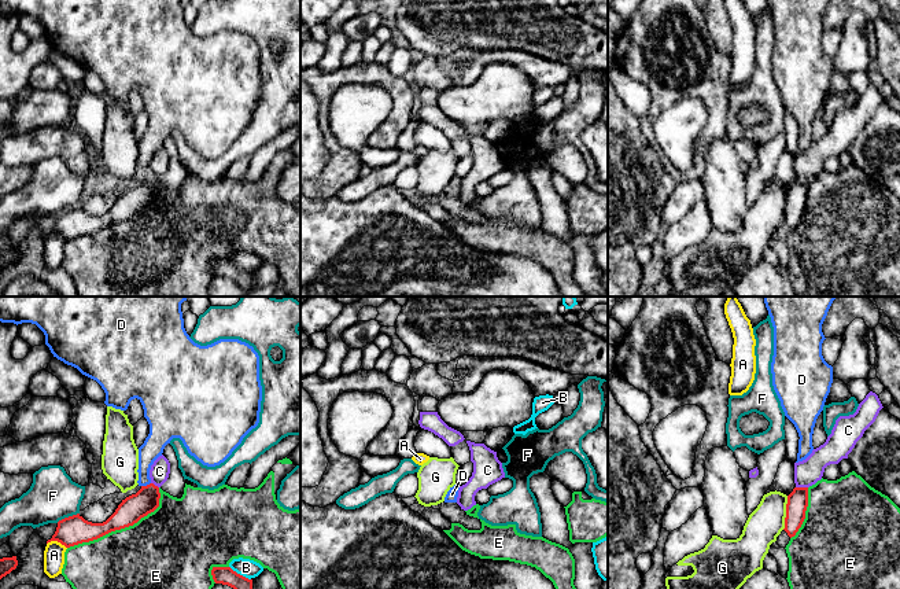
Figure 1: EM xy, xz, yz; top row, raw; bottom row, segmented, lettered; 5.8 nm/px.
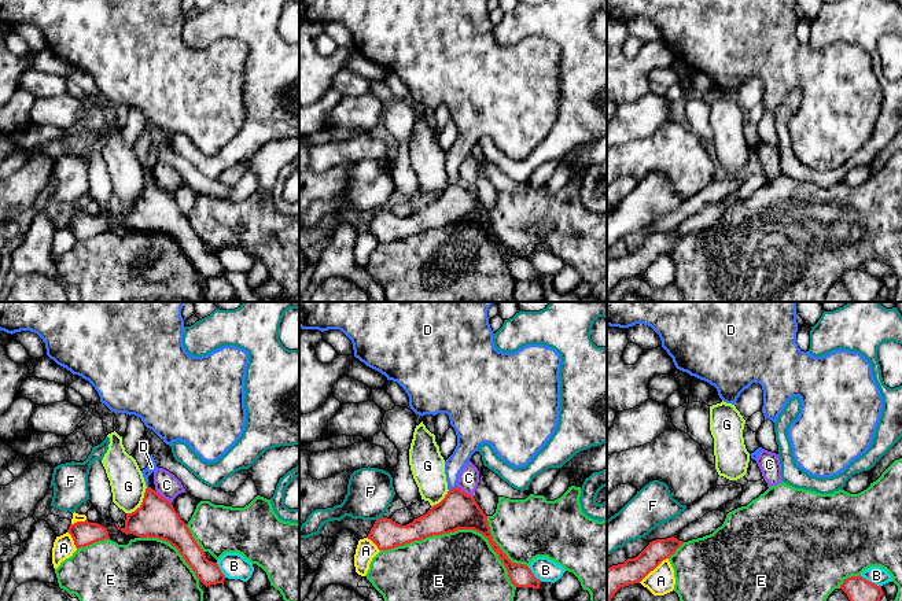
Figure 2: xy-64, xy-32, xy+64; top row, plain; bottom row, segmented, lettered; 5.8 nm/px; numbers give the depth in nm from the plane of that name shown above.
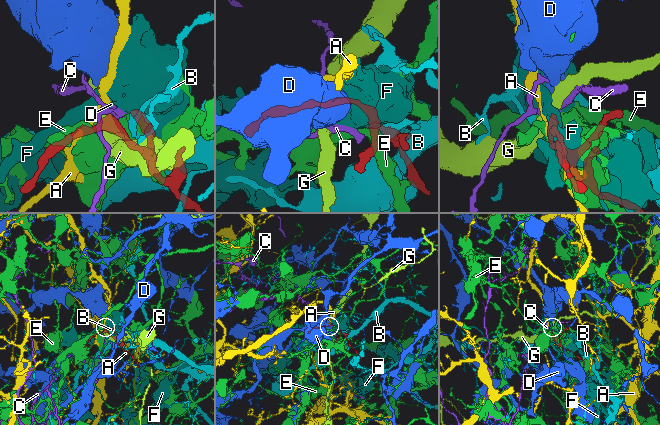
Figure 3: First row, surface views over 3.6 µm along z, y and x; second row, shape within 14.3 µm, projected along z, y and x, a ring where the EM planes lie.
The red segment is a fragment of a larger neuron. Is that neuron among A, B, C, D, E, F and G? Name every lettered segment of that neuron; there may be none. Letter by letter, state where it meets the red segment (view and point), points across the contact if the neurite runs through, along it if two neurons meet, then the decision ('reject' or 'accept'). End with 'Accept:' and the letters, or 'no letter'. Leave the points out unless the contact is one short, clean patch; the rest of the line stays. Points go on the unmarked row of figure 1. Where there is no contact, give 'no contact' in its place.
A: meets red in xy at (56, 232); reject
B: meets red in xy at (239, 267); reject
C: meets red in yz at (801, 180); border along yz (796, 179), (807, 180); reject
D: meets red in xy at (147, 177); runs through xy (135, 199), (147, 187), (147, 177), (144, 154), (152, 140); accept
E: meets red in xy at (121, 220); reject
F: meets red in xy at (69, 209); border along xy (78, 205), (56, 214); reject
G: meets red in yz at (786, 205); border along yz (788, 188), (782, 221); reject
Accept: D

